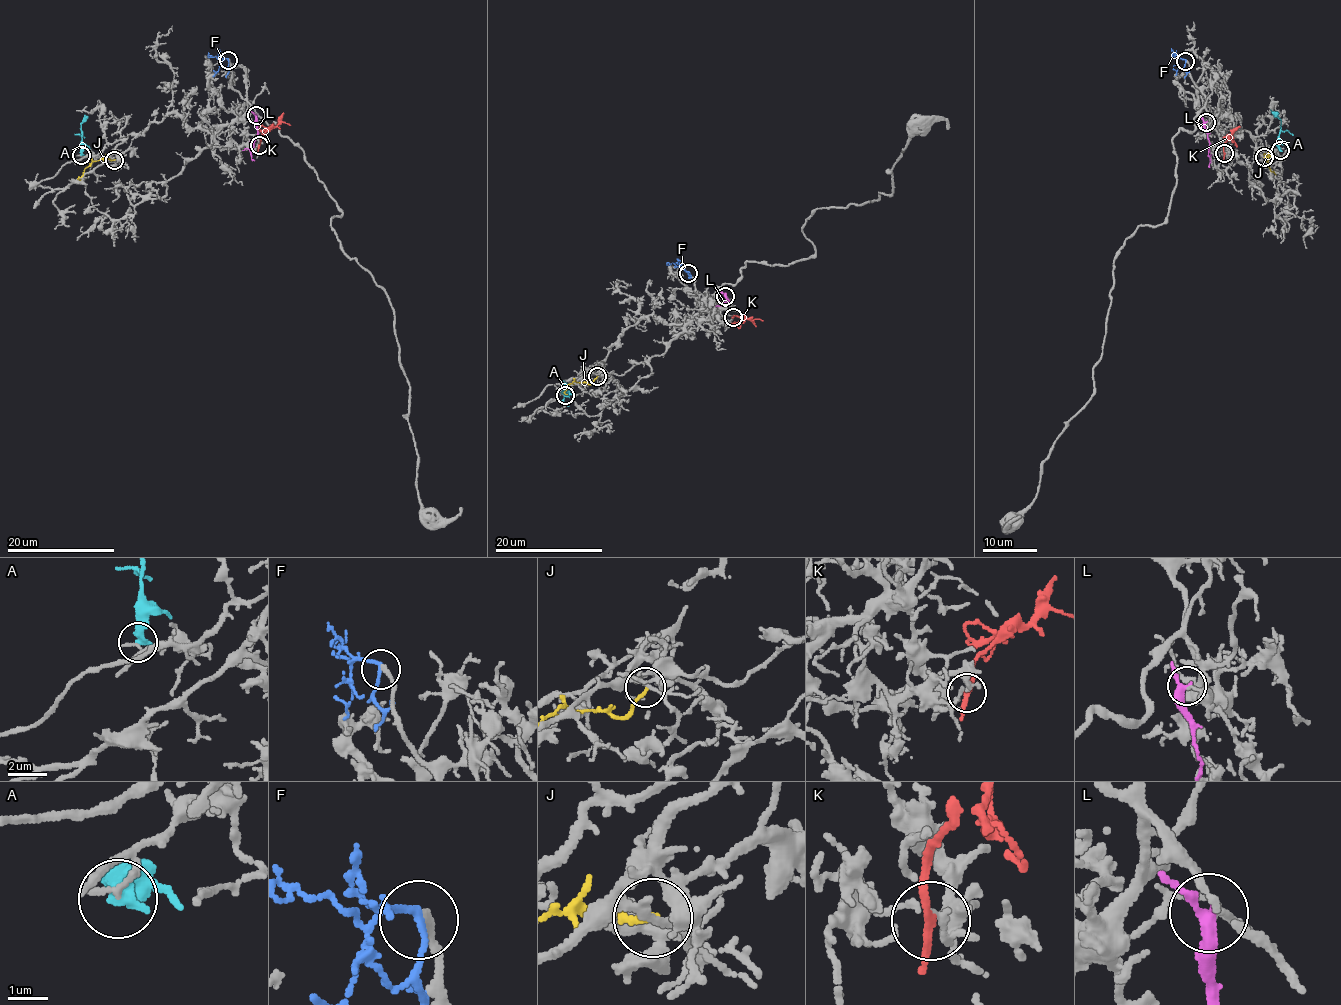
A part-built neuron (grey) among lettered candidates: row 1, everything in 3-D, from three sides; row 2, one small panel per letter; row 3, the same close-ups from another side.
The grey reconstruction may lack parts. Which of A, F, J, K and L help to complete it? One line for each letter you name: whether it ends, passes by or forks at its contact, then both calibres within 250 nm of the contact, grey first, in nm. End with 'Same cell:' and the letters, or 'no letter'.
Same cell: no letter

